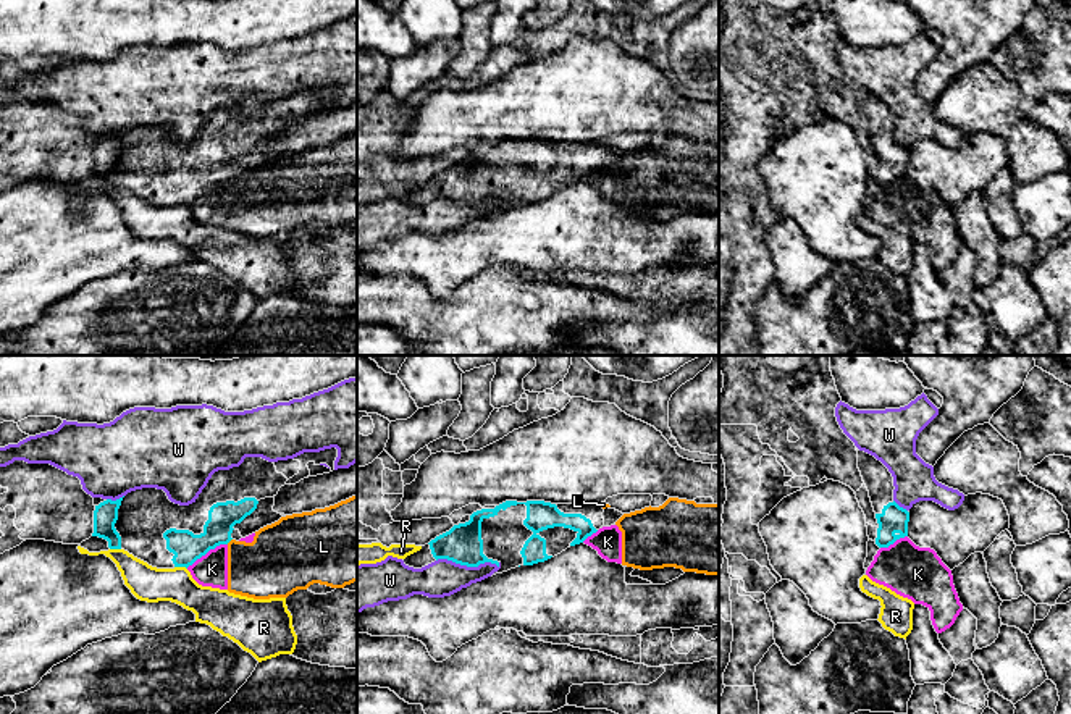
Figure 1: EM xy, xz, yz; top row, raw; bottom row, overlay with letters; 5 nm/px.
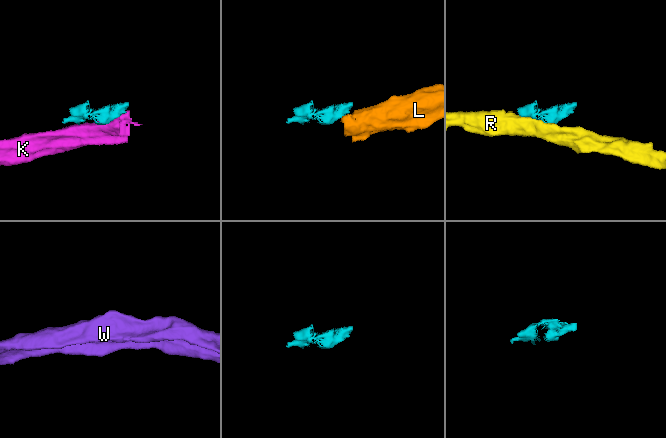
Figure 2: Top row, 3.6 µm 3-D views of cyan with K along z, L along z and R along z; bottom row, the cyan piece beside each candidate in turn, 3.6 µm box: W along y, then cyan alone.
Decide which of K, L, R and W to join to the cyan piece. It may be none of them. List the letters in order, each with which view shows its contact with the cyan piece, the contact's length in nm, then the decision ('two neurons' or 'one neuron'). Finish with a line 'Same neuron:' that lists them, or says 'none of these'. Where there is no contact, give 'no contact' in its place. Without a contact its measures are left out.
K: xy | 240 nm | two neurons
L: xy | 40 nm | two neurons
R: xy | 70 nm | two neurons
W: xz | 320 nm | two neurons
Same neuron: none of these

